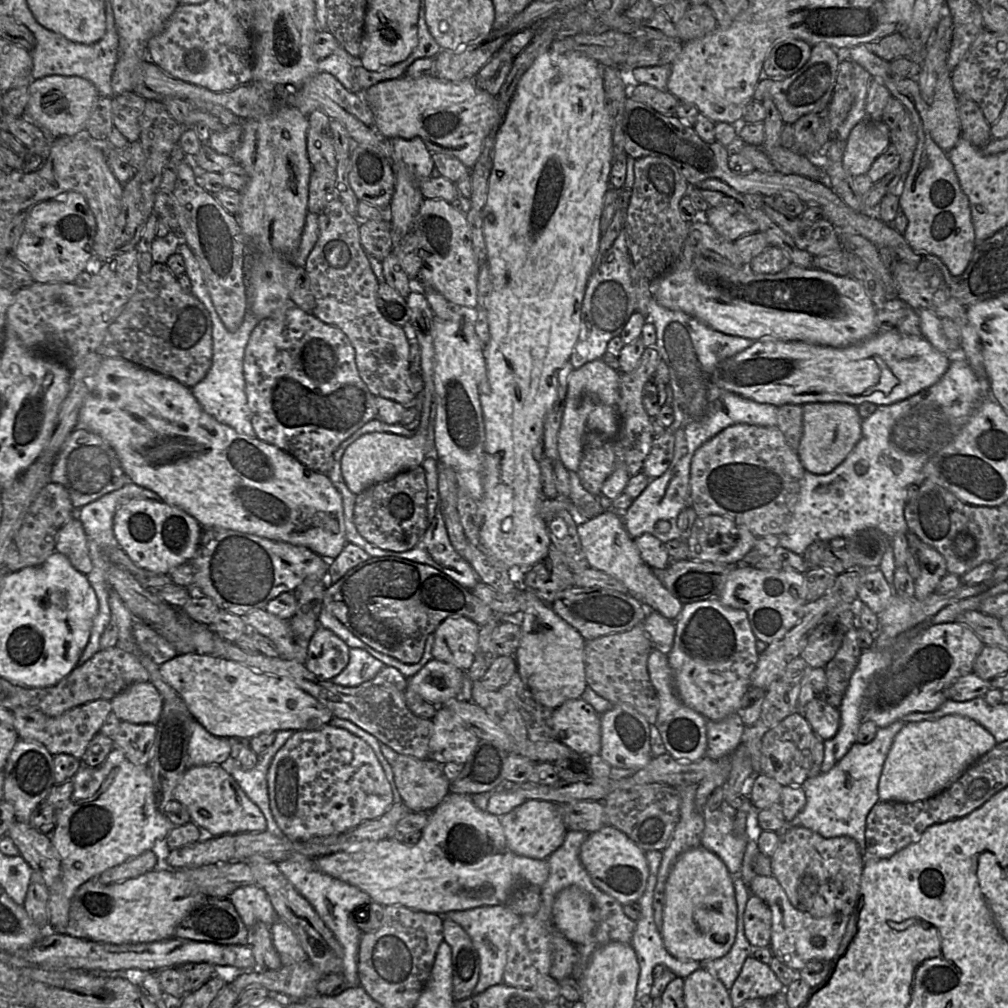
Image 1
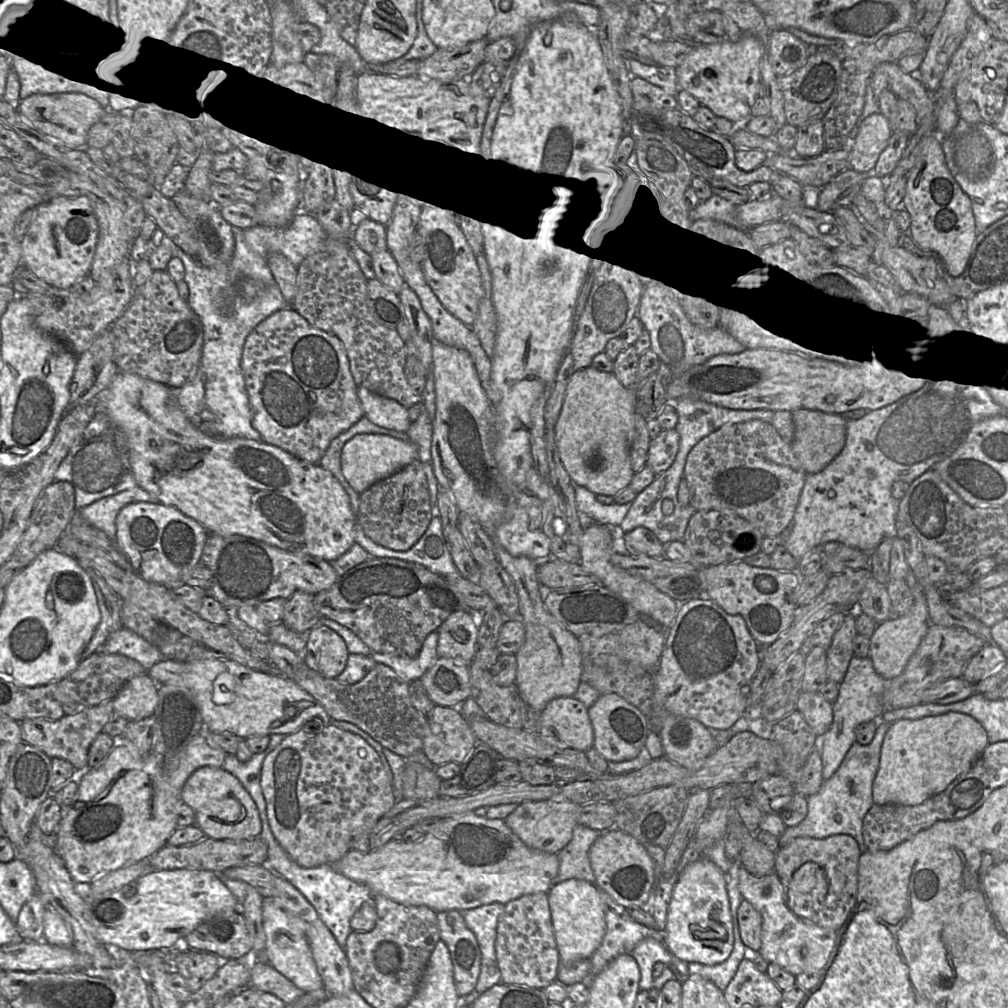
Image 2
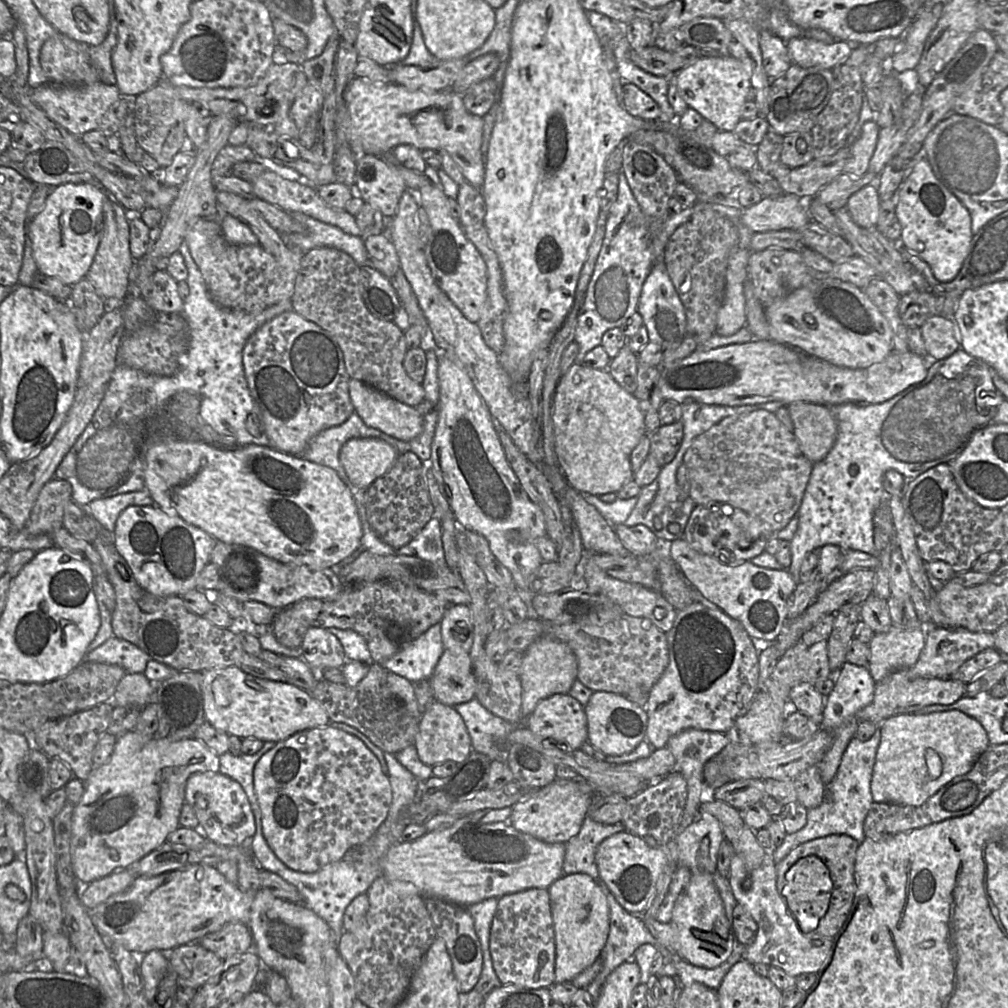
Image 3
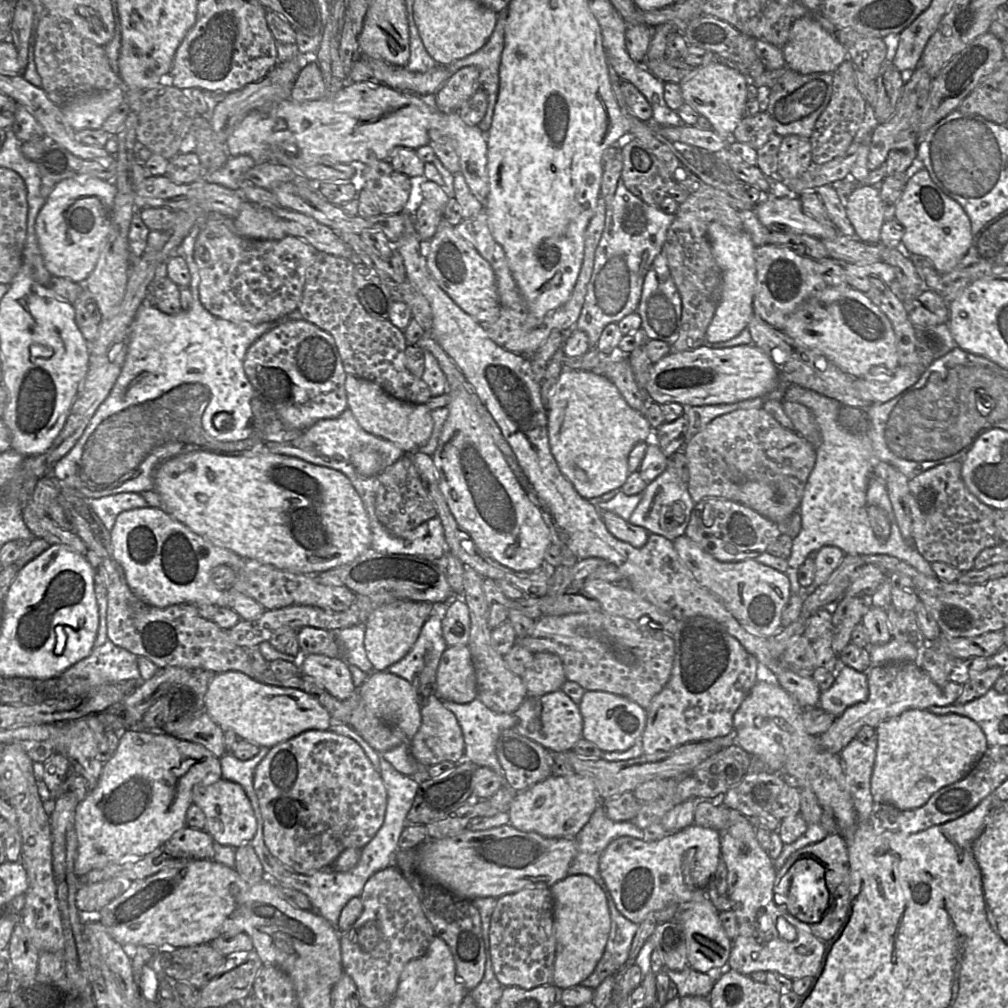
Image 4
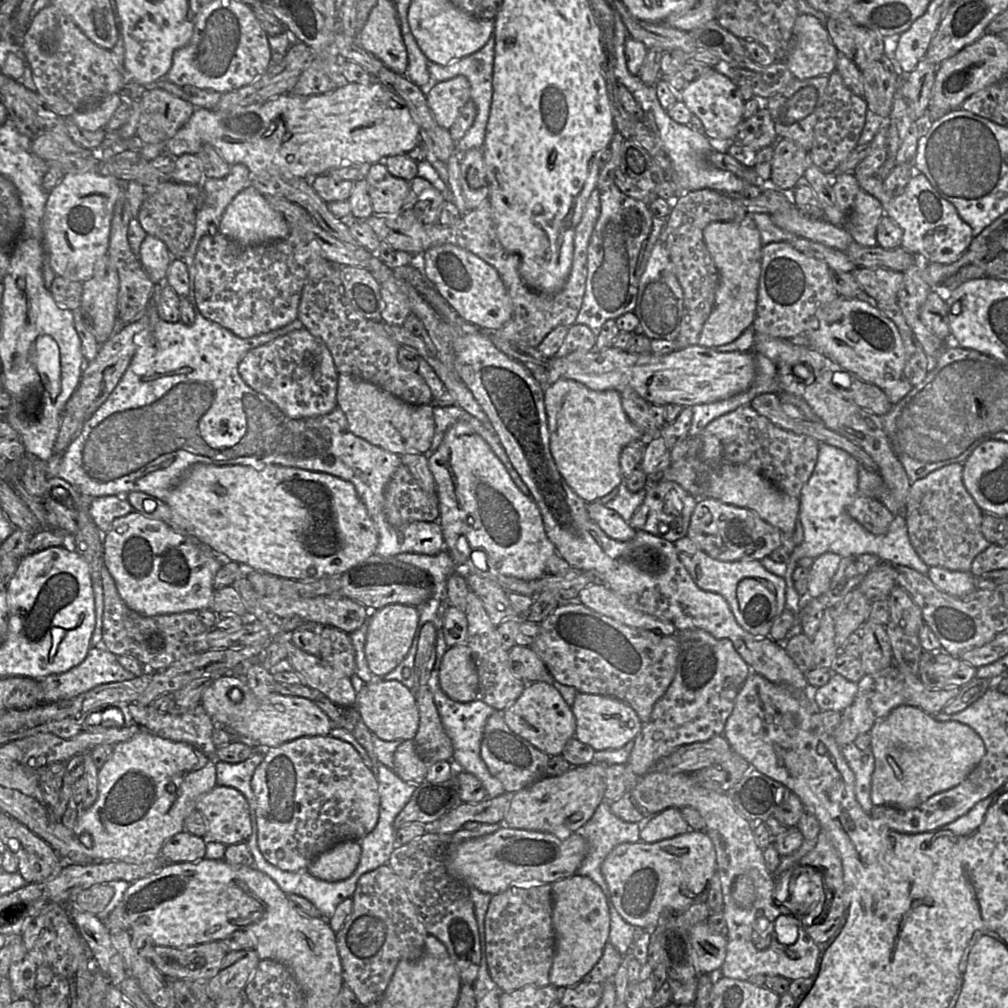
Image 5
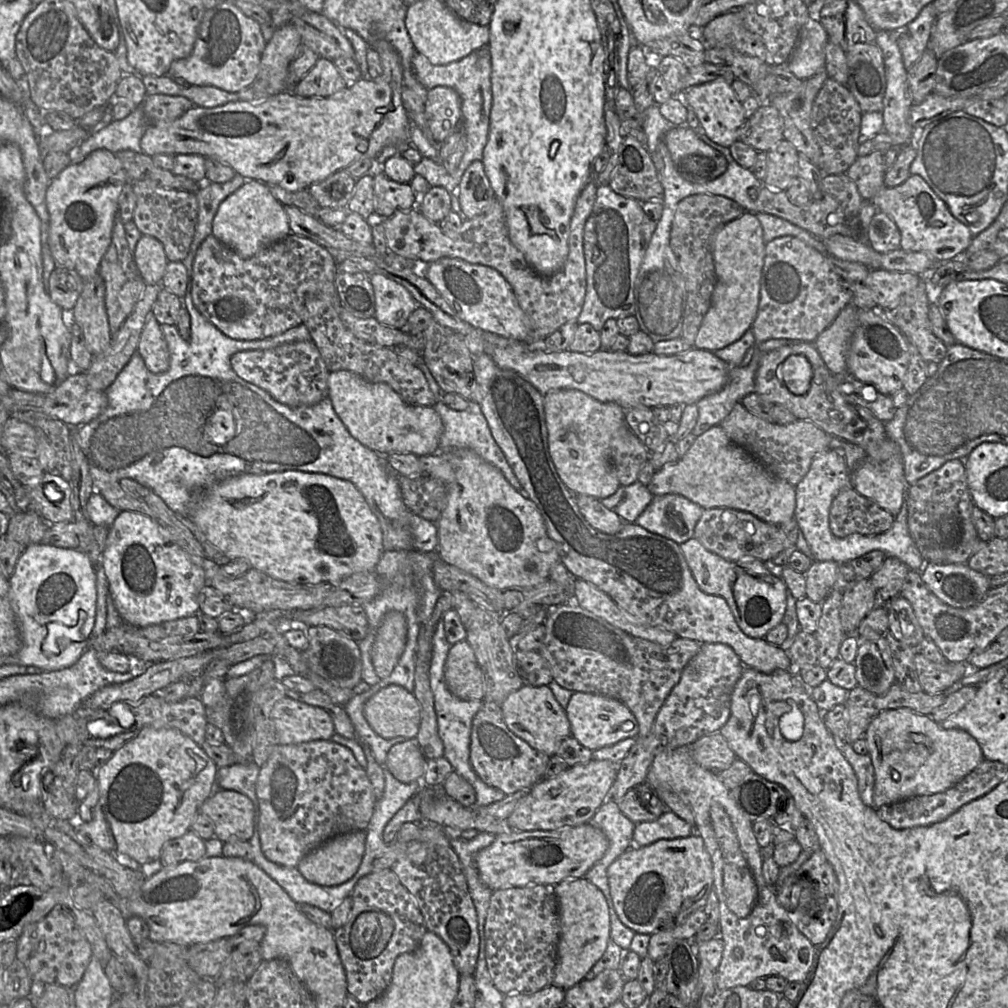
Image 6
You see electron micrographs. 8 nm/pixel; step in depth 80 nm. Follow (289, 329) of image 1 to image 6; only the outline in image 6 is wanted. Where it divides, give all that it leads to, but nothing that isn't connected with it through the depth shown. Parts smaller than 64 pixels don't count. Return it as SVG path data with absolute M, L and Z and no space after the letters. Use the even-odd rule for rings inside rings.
M312 340L284 344L268 350L240 351L232 355L230 364L240 378L290 407L315 405L328 396L330 371Z

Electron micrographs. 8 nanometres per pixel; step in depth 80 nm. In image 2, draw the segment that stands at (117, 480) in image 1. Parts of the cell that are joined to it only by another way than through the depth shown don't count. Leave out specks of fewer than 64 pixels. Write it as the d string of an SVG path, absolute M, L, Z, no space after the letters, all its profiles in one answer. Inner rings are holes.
M98 412L74 441L56 470L54 480L72 484L75 506L81 510L101 498L138 486L129 458L130 450L125 434L111 422L106 414Z

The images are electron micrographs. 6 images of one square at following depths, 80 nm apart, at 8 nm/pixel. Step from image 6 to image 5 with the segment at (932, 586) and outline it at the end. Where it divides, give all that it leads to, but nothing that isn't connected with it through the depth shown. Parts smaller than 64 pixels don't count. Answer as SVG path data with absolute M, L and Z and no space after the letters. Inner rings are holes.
M932 566L927 576L940 591L952 596L964 597L975 590L975 578L970 572Z

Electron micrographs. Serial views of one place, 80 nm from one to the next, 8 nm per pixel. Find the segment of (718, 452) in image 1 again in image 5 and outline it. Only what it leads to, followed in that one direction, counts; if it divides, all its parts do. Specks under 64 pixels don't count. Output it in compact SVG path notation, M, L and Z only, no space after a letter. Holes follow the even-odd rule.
M750 405L740 406L713 420L698 435L690 437L686 456L698 457L701 442L707 436L720 440L725 462L753 469L781 491L796 498L800 497L801 489L809 480L818 459L820 443L816 439L778 427Z

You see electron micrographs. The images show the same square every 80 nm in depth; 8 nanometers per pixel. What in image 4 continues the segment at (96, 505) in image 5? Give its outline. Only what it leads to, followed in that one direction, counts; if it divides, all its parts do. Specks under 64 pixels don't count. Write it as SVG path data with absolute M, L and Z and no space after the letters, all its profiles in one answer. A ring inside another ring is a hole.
M120 493L90 500L90 506L105 528L111 532L119 514L148 507L148 504L139 493Z

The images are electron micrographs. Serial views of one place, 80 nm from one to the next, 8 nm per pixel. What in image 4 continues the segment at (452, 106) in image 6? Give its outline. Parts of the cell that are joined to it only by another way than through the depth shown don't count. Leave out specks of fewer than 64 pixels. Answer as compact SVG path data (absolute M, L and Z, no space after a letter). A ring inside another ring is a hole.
M475 66L463 67L434 94L436 106L443 113L458 112L480 87L479 70Z

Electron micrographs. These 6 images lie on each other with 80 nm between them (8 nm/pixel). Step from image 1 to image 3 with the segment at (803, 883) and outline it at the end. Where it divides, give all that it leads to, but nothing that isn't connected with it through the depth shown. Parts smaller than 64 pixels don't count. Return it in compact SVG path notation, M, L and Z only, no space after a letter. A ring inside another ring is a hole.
M833 834L802 843L794 848L782 861L776 864L777 890L782 894L785 887L786 872L800 859L807 856L817 856L828 868L832 881L832 891L828 909L819 920L815 932L833 938L845 923L852 907L856 892L855 862L859 843L845 834Z

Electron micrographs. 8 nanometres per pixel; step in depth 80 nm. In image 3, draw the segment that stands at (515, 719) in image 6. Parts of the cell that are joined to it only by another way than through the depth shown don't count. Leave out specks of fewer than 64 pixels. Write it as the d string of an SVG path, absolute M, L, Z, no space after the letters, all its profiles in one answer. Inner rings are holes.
M568 693L553 694L541 700L523 720L532 733L553 741L562 750L576 750L587 742L584 706Z

